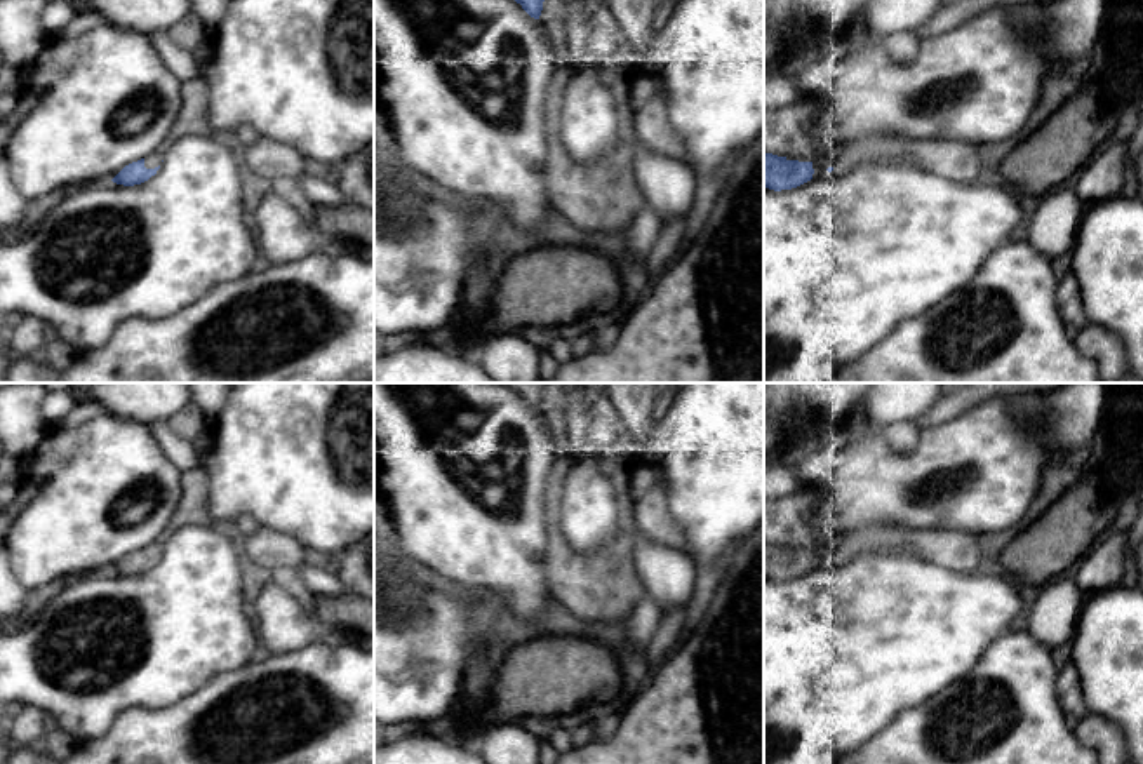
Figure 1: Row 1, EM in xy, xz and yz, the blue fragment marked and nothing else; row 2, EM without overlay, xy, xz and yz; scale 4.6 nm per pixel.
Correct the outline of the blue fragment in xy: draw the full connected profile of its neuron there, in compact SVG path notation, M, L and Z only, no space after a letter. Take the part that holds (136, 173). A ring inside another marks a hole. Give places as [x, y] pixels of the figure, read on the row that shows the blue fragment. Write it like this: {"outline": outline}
{"outline": "M167 143L160 144L146 158L125 165L111 181L124 186L134 186L148 181L162 165Z"}

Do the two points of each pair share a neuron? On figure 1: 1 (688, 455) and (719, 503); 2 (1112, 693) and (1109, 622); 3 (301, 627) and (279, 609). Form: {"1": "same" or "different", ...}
{"1": "same", "2": "same", "3": "same"}

